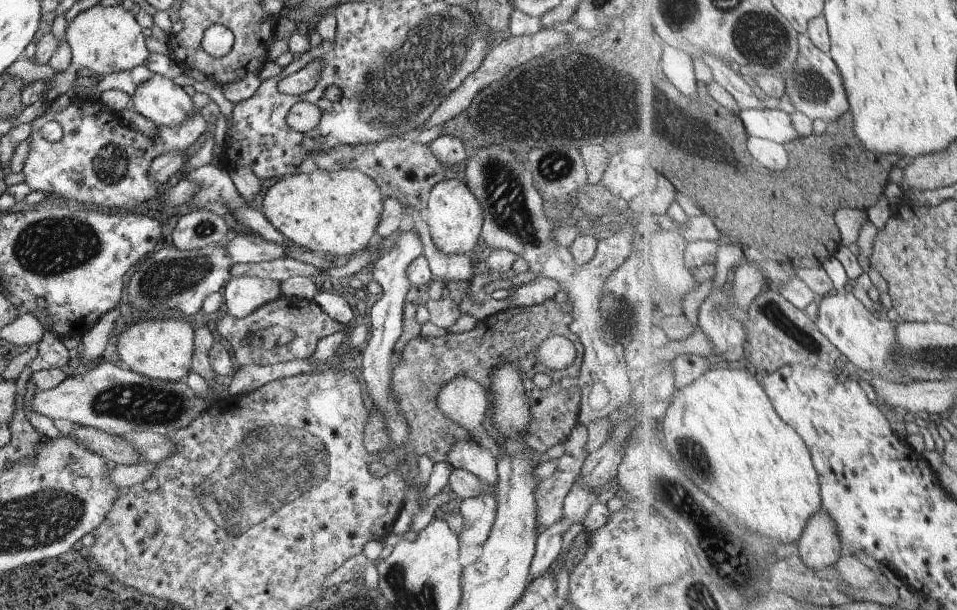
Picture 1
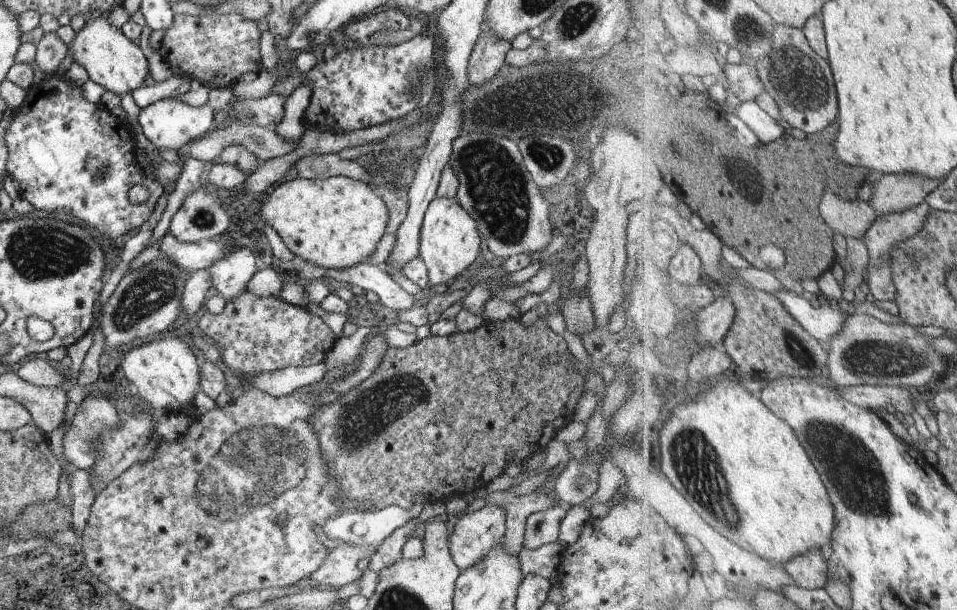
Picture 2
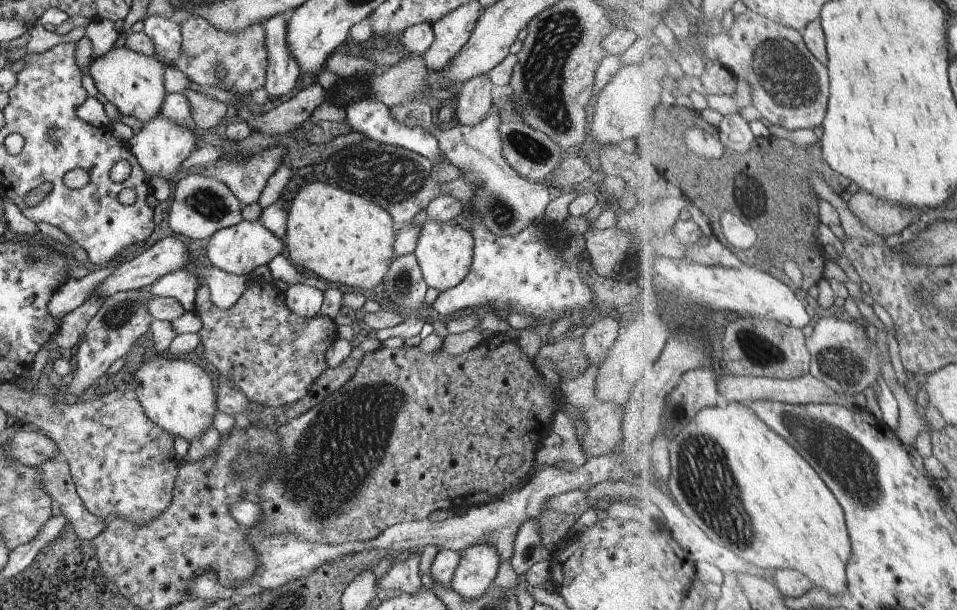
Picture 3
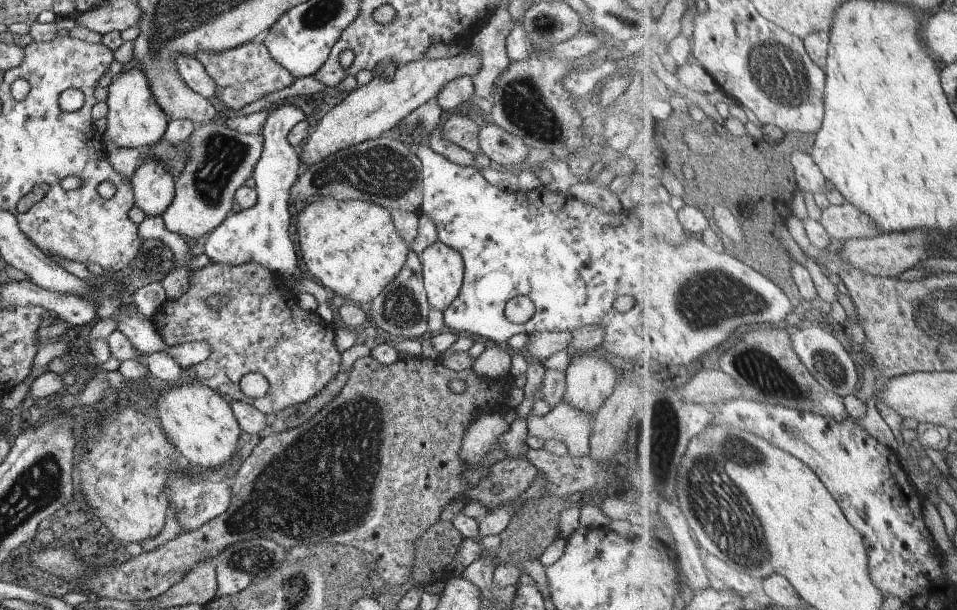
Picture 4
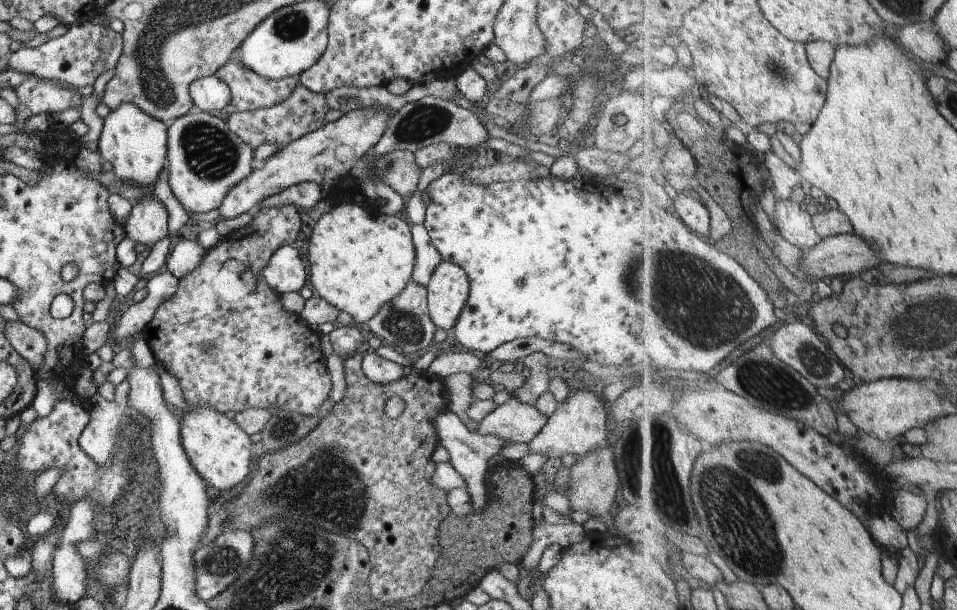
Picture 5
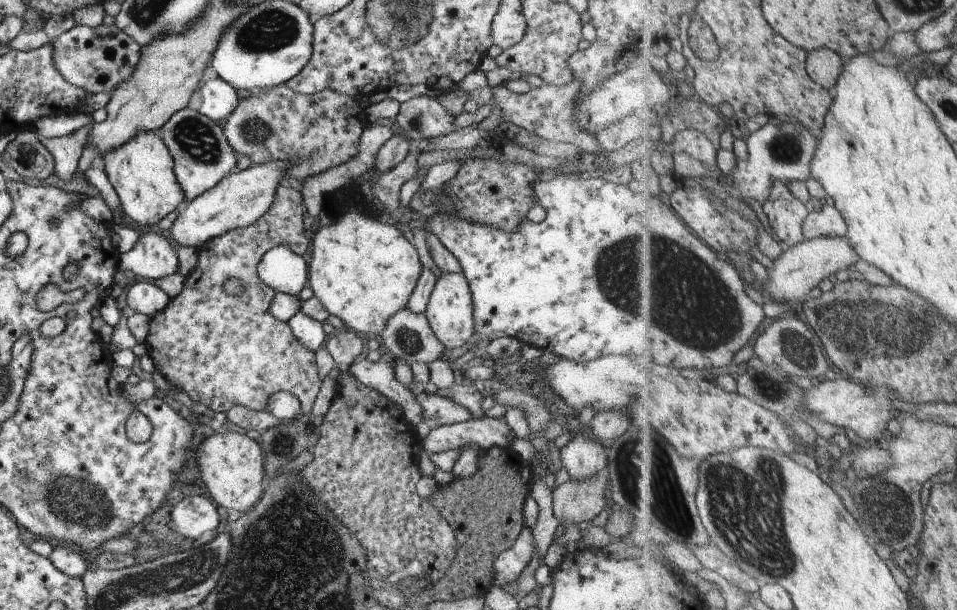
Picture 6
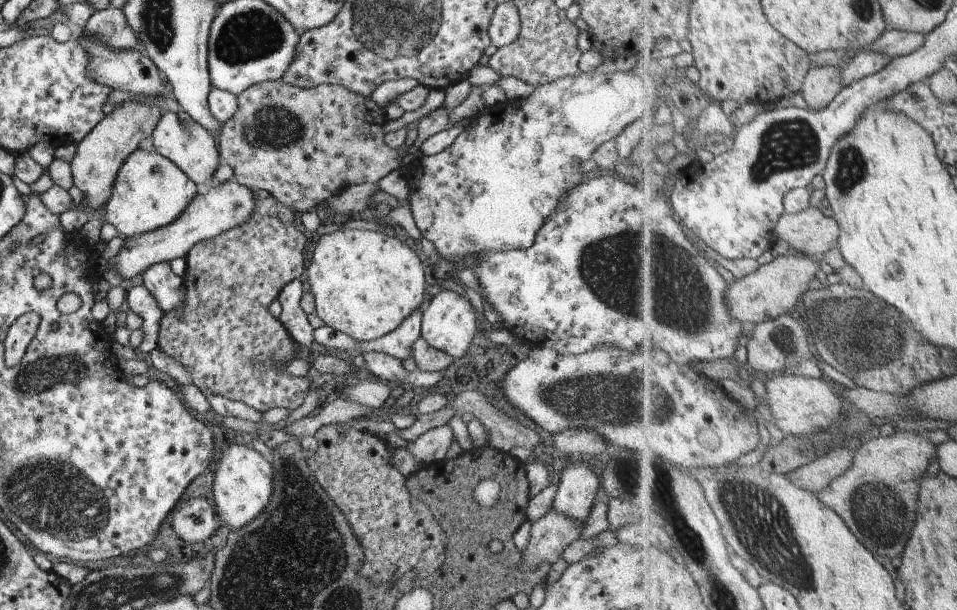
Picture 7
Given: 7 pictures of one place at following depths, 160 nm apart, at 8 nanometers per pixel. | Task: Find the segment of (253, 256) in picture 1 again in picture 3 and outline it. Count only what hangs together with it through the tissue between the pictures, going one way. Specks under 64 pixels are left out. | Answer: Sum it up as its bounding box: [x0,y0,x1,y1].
[85,236,189,300]

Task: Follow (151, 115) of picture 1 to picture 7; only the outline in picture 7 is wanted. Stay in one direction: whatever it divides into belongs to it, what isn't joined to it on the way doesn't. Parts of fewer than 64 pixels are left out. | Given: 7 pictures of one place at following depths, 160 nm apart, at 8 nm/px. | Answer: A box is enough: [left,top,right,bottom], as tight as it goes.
[140,262,184,316]

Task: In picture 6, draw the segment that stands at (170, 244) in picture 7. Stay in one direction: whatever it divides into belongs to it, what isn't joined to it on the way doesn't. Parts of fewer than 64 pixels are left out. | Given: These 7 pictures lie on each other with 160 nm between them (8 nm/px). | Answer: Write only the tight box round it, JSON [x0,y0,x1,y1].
[169,161,288,248]

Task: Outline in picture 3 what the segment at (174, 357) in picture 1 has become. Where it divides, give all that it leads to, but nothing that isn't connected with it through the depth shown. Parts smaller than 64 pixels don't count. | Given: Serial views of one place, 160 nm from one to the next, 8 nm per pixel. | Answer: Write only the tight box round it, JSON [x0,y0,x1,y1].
[129,355,218,442]

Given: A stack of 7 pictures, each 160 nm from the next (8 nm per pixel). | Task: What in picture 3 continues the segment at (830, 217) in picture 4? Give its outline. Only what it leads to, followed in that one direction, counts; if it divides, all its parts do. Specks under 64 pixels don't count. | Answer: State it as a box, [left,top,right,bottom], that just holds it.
[848,191,921,236]

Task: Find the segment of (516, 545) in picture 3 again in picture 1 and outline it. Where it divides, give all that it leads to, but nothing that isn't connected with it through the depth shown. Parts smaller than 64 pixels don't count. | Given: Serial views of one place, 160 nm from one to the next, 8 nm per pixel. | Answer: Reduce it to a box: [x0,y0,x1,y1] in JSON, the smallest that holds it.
[534,424,588,526]

